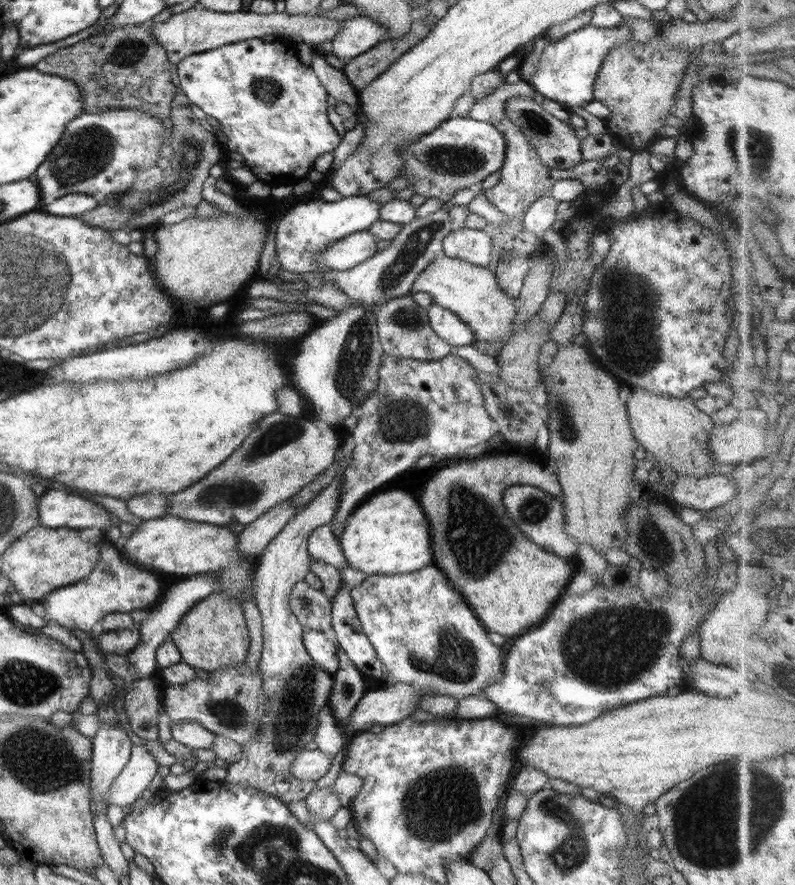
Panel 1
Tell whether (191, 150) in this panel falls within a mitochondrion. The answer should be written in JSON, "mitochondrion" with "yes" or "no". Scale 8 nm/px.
{"mitochondrion":"yes"}

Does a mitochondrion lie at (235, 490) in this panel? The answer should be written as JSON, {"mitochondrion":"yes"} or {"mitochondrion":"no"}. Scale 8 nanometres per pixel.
{"mitochondrion":"yes"}

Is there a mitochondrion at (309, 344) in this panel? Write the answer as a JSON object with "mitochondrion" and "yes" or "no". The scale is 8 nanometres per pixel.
{"mitochondrion":"no"}

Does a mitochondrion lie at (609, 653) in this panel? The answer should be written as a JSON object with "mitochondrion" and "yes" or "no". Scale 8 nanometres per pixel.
{"mitochondrion":"yes"}

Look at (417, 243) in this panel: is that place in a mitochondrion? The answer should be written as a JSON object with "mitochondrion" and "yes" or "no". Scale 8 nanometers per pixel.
{"mitochondrion":"yes"}

